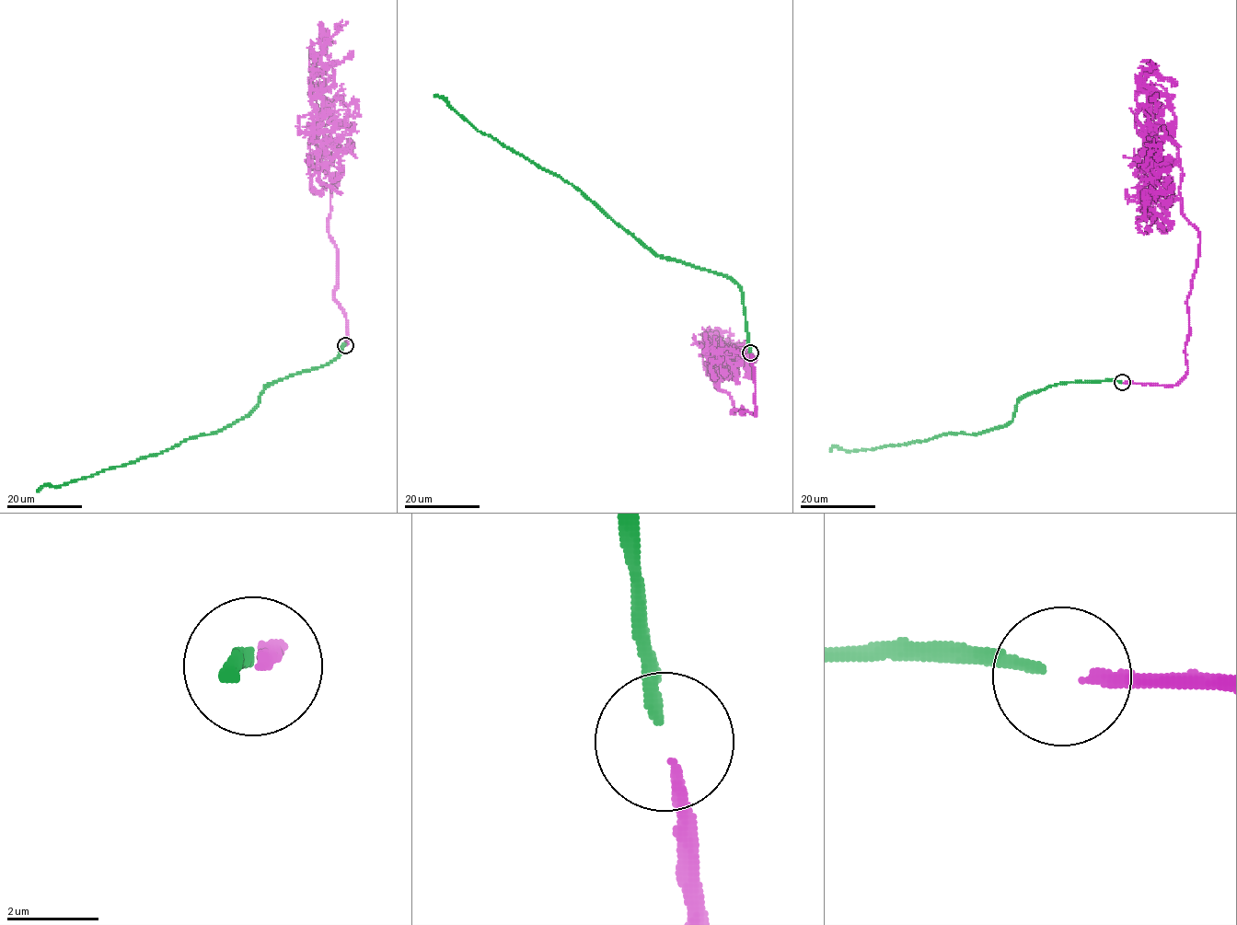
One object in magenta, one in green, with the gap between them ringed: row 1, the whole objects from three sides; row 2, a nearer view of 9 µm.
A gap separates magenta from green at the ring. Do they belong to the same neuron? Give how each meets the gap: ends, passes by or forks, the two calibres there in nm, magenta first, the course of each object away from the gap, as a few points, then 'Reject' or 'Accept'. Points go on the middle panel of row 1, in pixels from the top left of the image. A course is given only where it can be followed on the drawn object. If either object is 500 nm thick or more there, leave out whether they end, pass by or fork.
At the ring magenta ends. At the ring green ends. Thickness 240 nm (magenta) against 240 nm. Course of magenta: (750, 354), (754, 415), (732, 411), (704, 368), (715, 330), (713, 352), (729, 368). Course of green: (750, 352), (742, 290), (737, 284), (722, 275), (657, 257), (571, 184), (476, 130), (442, 98), (433, 95). Accept

